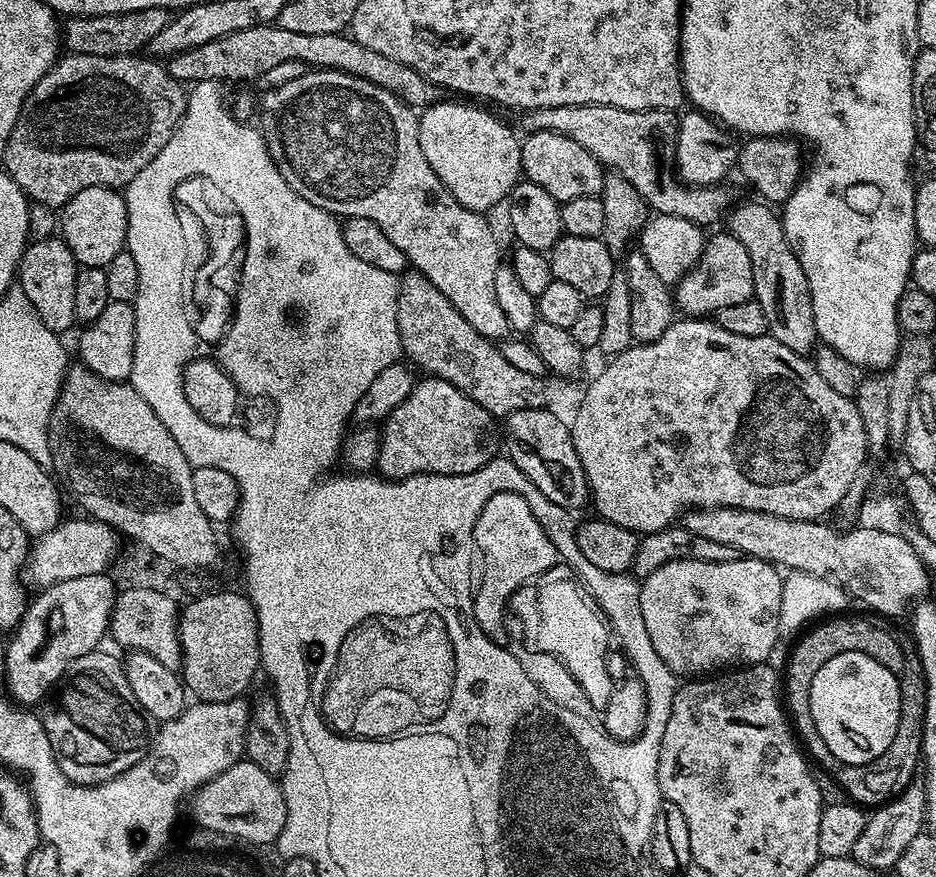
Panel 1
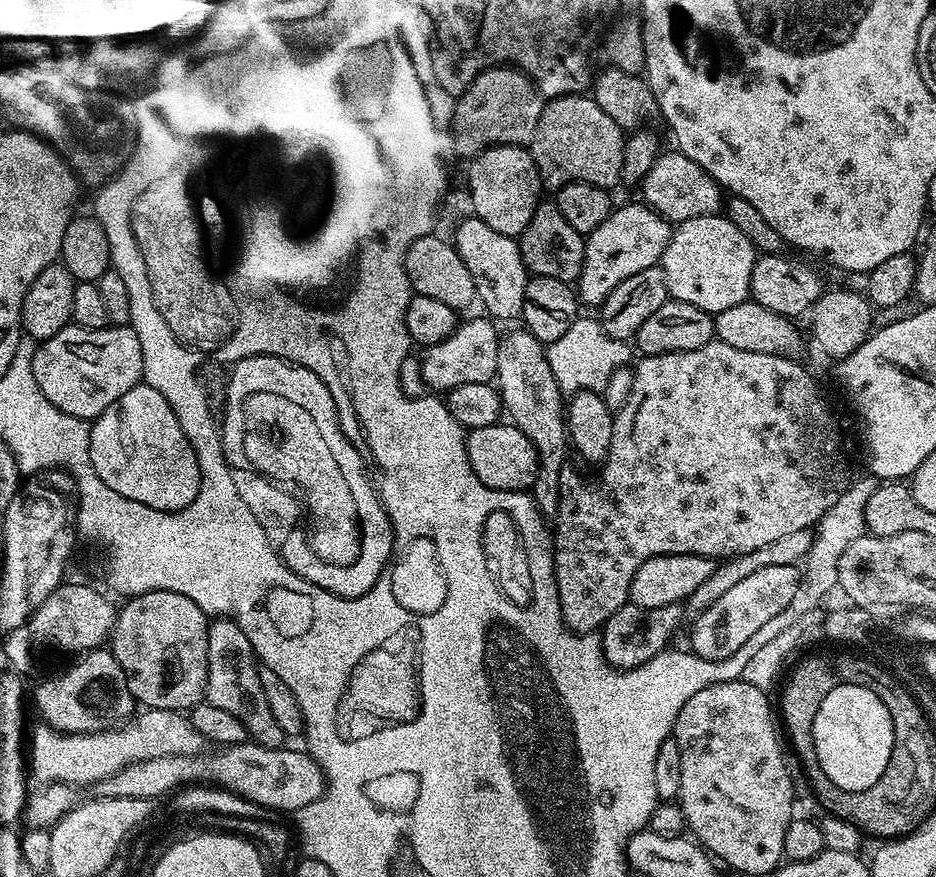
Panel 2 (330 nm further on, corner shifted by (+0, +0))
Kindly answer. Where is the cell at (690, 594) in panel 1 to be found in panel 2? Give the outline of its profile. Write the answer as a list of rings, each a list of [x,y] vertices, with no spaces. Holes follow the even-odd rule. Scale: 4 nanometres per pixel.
[[[794,564],[786,566],[766,566],[763,570],[754,570],[742,582],[730,586],[706,611],[695,617],[692,628],[691,651],[702,658],[721,660],[730,658],[734,650],[741,648],[762,625],[770,622],[774,614],[782,614],[790,606],[794,594],[800,585],[801,569]]]

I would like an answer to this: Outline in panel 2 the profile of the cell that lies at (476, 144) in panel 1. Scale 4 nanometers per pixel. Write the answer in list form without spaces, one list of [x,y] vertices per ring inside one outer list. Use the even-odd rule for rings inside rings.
[[[515,66],[488,68],[455,101],[452,109],[452,146],[465,158],[498,144],[531,145],[545,101],[532,79]]]

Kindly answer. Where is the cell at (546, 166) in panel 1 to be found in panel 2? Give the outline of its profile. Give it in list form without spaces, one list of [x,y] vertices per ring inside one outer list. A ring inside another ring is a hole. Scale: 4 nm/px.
[[[591,95],[549,99],[538,118],[530,145],[541,185],[545,189],[555,190],[564,184],[586,182],[599,188],[615,189],[615,184],[621,183],[625,139],[625,133],[616,125],[614,118],[608,117]]]

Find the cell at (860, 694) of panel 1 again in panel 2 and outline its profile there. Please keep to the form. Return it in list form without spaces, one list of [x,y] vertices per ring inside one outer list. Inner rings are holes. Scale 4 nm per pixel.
[[[838,682],[826,698],[818,706],[818,714],[814,714],[814,750],[818,754],[818,762],[830,782],[836,788],[847,792],[861,792],[886,770],[892,760],[894,750],[894,726],[892,712],[886,710],[882,698],[874,694],[874,690],[866,690],[861,684],[845,684]]]

